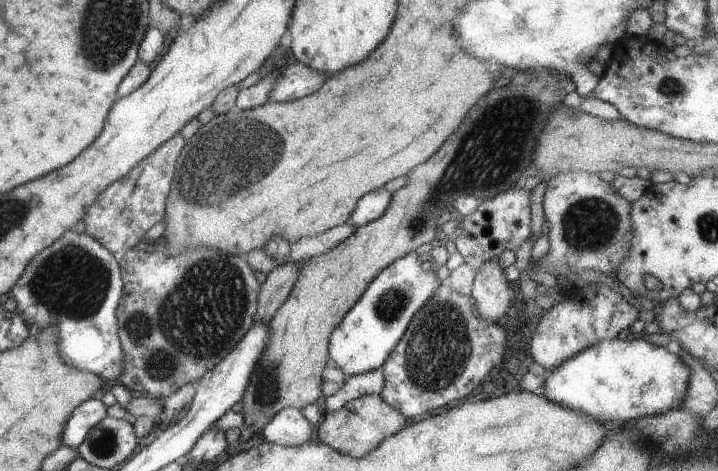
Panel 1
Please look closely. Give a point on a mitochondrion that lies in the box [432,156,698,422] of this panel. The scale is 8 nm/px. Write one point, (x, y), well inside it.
(588, 226)

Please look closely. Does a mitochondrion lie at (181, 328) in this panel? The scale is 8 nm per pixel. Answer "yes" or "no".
yes

